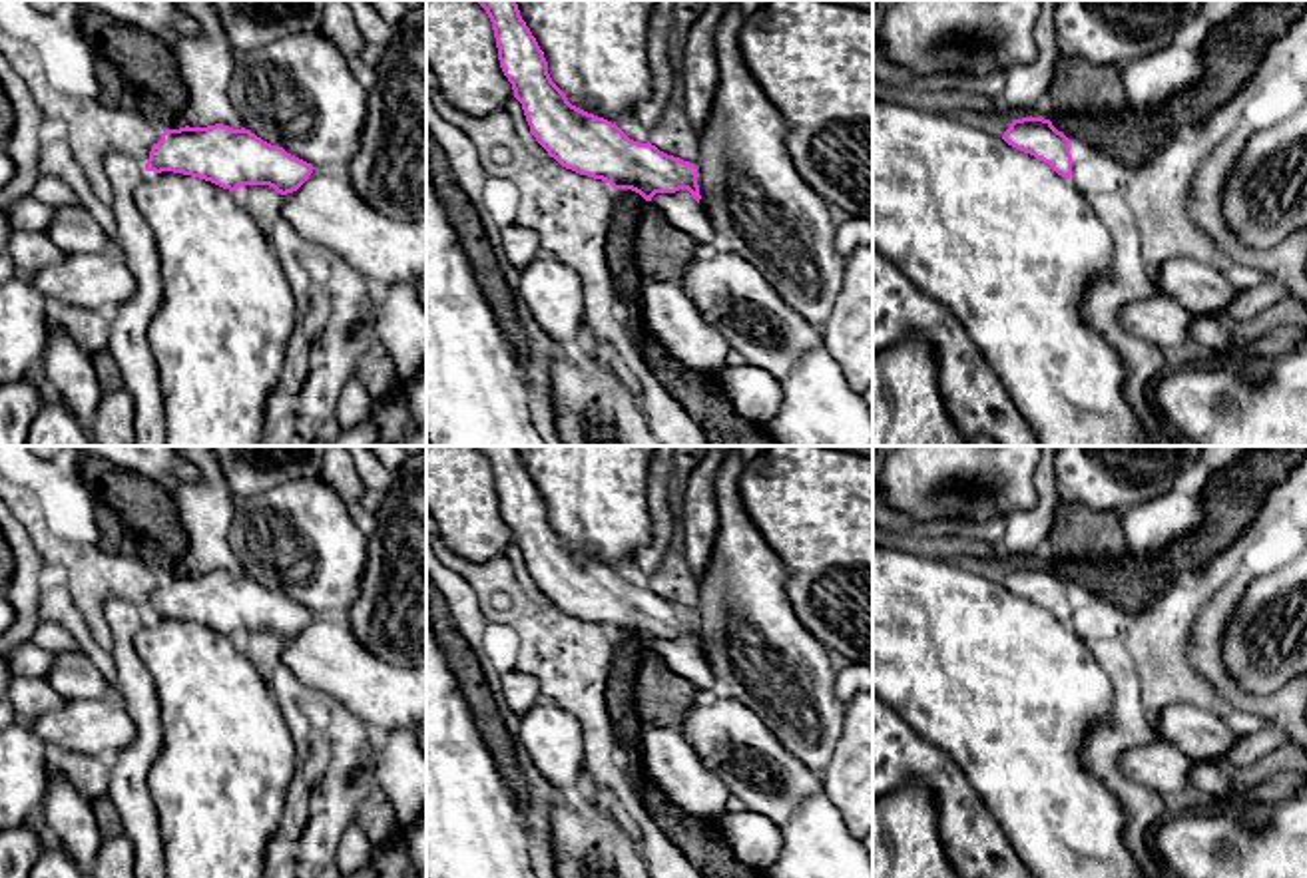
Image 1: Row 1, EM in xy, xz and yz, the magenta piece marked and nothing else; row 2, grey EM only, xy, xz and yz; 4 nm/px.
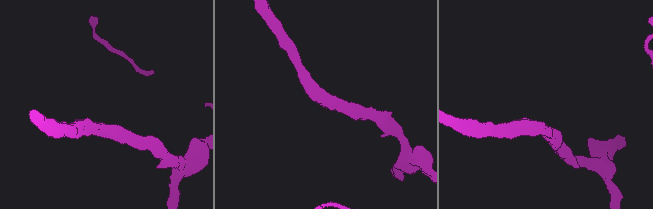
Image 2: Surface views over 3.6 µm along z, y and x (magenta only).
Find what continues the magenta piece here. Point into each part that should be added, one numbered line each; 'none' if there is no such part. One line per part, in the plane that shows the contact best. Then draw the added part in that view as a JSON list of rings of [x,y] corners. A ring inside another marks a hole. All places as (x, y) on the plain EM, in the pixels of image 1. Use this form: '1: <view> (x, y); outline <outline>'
none

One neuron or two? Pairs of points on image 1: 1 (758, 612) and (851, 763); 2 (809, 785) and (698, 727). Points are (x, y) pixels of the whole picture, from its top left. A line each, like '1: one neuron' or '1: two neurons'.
1: two neurons
2: one neuron

